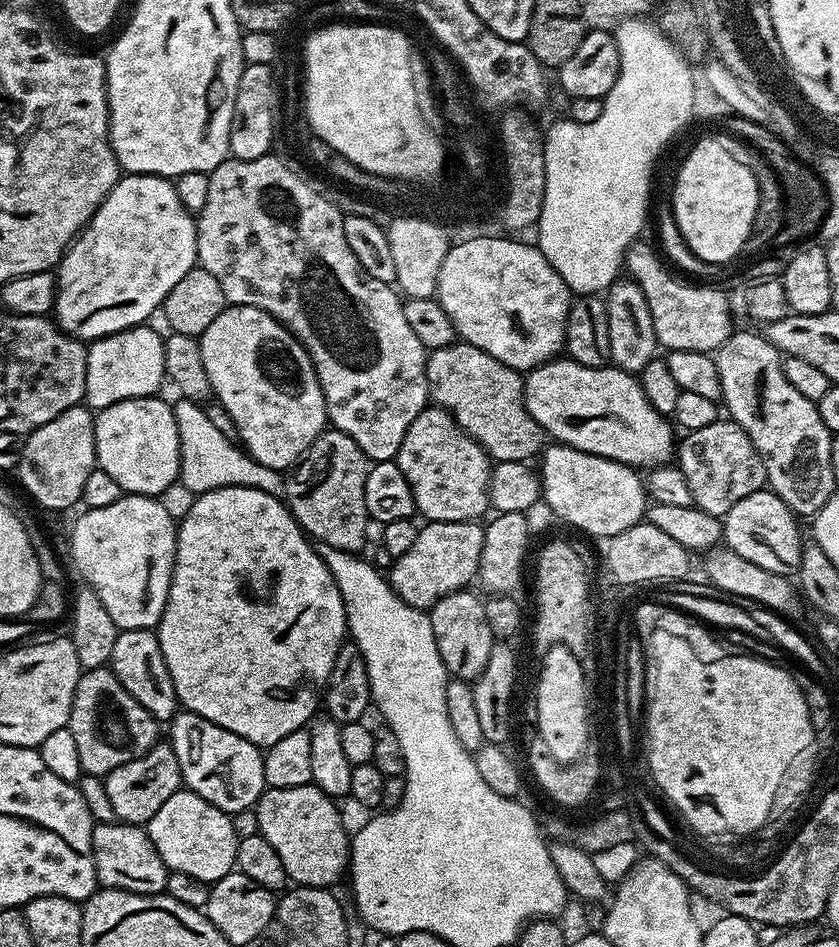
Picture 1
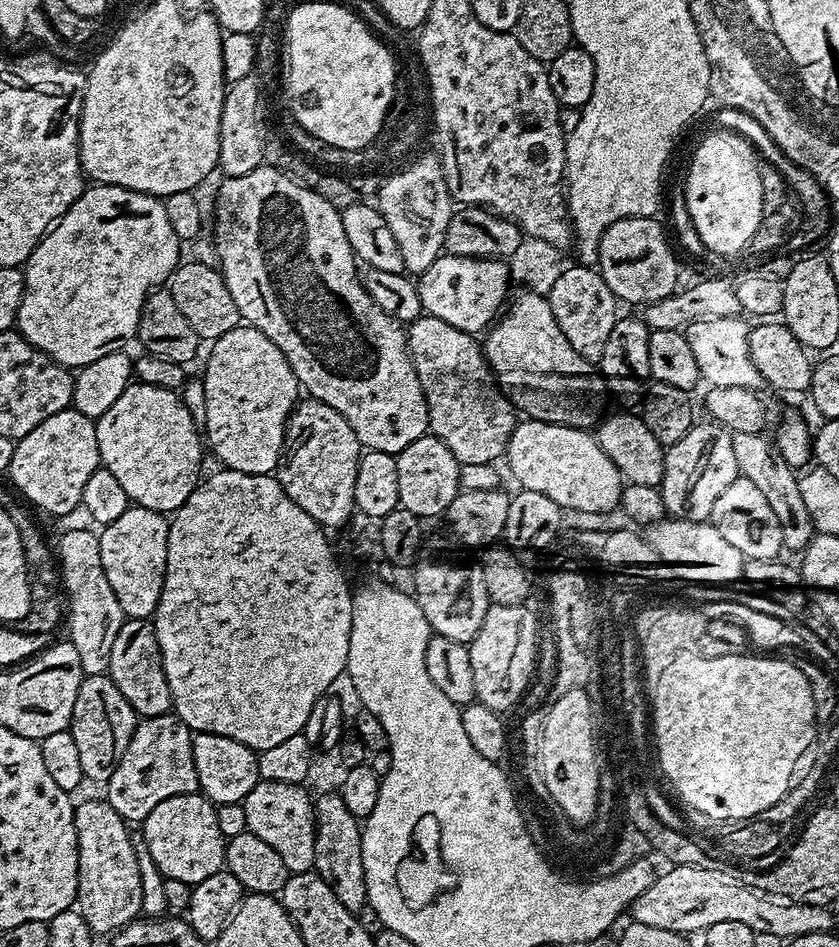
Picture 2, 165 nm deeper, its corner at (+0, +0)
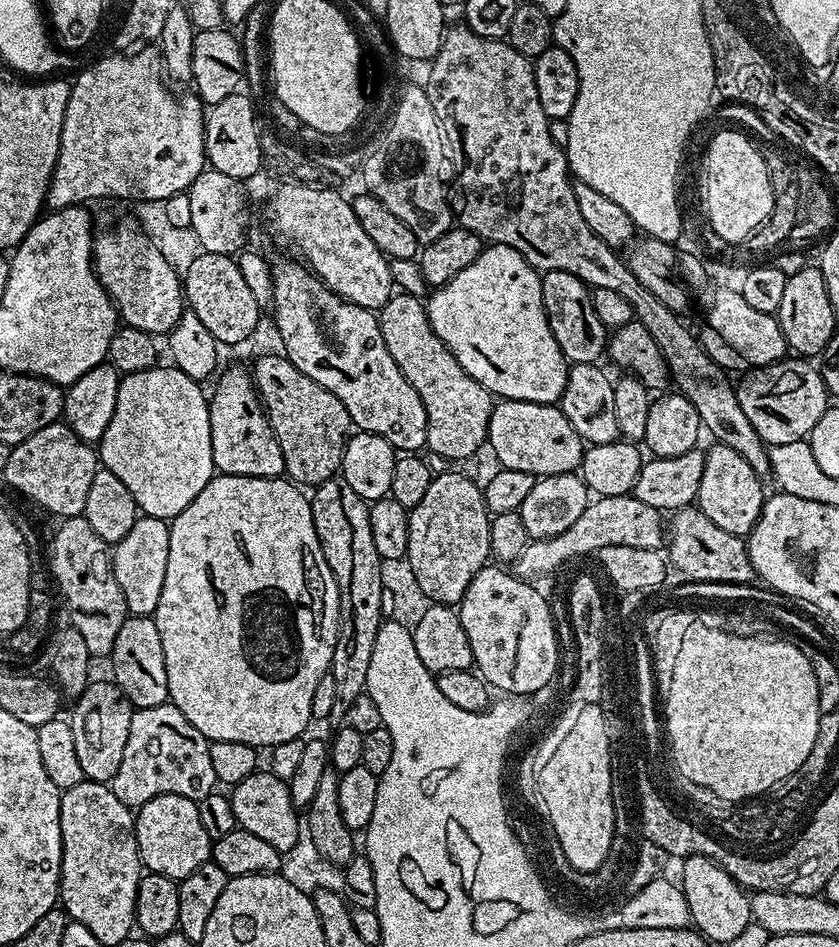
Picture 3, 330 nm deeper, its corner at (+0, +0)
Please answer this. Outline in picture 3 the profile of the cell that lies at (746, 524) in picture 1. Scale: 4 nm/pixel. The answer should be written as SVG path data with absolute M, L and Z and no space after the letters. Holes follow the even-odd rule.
M713 443L712 449L704 452L704 473L702 486L698 486L696 504L701 512L714 522L714 526L722 526L726 534L747 537L764 509L766 491L762 485L762 477L757 474L738 454L738 450L730 450L730 446Z

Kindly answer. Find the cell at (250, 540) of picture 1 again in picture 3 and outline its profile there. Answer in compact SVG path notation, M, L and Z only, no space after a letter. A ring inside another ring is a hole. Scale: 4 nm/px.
M216 474L210 482L206 482L206 486L202 486L198 498L194 498L186 510L173 516L170 521L170 554L166 558L166 578L162 582L162 594L158 598L154 619L158 635L162 637L162 654L166 658L169 701L182 710L182 714L186 714L190 723L209 742L242 742L257 750L271 750L282 742L301 739L308 724L313 723L311 707L314 690L323 676L329 673L339 636L339 590L334 574L323 557L319 535L315 533L309 497L299 491L303 492L287 478Z

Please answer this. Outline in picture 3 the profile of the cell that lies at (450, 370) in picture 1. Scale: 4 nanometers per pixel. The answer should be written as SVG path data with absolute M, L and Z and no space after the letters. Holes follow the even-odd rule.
M409 292L394 294L378 309L378 319L382 330L382 342L386 342L386 350L390 350L390 358L398 362L398 370L402 370L406 382L410 382L418 398L422 398L428 427L427 451L442 454L442 458L459 462L467 456L474 455L480 447L483 449L488 439L488 423L494 407L494 397L477 380L470 378L466 370L462 370L458 358L454 358L454 354L444 345L442 338L434 334L427 307L422 303L421 297L411 296Z

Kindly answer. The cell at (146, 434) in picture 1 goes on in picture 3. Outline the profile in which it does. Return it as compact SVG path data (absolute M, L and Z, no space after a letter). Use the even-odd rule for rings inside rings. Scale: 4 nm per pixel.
M155 366L145 372L125 375L120 381L118 402L114 406L114 418L106 426L106 434L98 441L98 460L126 485L134 494L137 509L145 516L171 521L210 482L214 475L212 466L212 443L210 442L209 397L201 385L182 374L175 366Z

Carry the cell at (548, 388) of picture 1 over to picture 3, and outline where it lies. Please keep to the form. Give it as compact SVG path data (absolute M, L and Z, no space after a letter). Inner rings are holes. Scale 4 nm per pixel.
M489 243L450 282L435 289L427 297L426 307L430 326L444 345L452 351L454 358L487 392L493 397L522 402L538 402L539 404L556 404L562 390L566 390L568 369L558 342L554 342L554 334L550 330L550 322L546 318L546 310L542 306L541 273L532 267L518 250L505 244Z

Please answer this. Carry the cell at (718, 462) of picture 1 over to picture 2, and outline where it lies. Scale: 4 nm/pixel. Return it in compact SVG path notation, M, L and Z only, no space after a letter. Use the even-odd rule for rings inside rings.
M694 426L678 442L667 445L664 453L664 477L658 486L663 511L678 520L707 521L714 502L726 491L726 486L740 475L738 458L734 458L732 436L719 426Z

